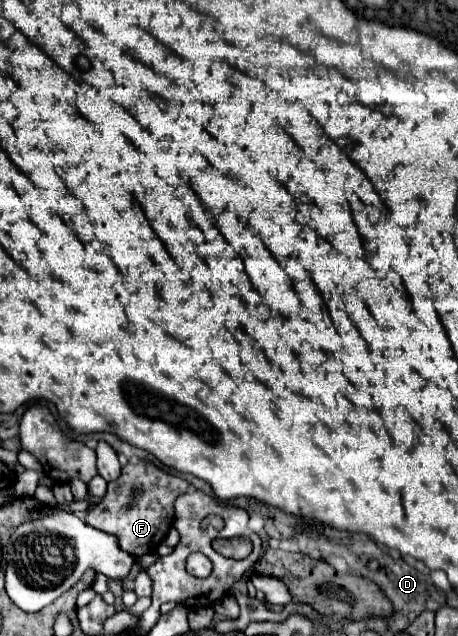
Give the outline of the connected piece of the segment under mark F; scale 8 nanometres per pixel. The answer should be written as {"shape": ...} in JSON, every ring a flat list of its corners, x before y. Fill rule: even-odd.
{"shape":[[139,460,137,464,123,466,121,476,115,482,109,482,107,494,87,512,85,522,101,532,117,536,119,546,131,556,143,556,153,552,155,546,167,536,173,524,173,502,179,494,185,494,187,488,187,480,167,474,151,462],[131,500,135,506,129,506]]}

